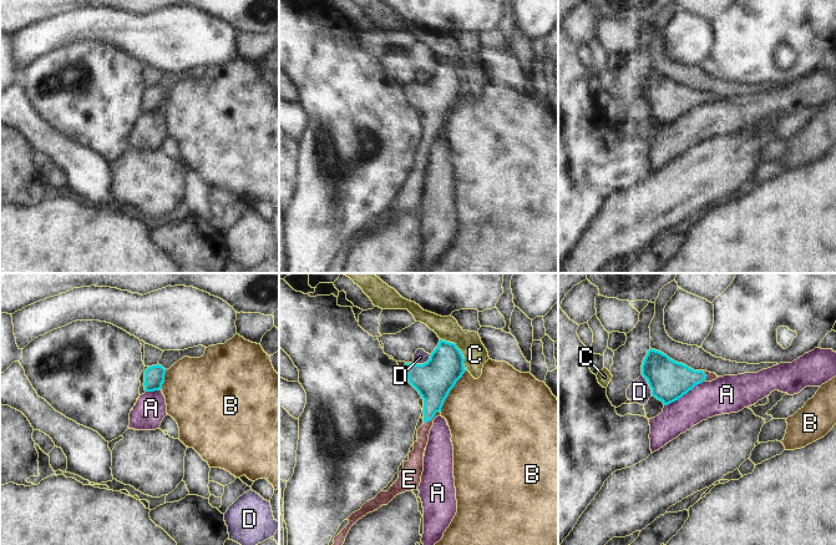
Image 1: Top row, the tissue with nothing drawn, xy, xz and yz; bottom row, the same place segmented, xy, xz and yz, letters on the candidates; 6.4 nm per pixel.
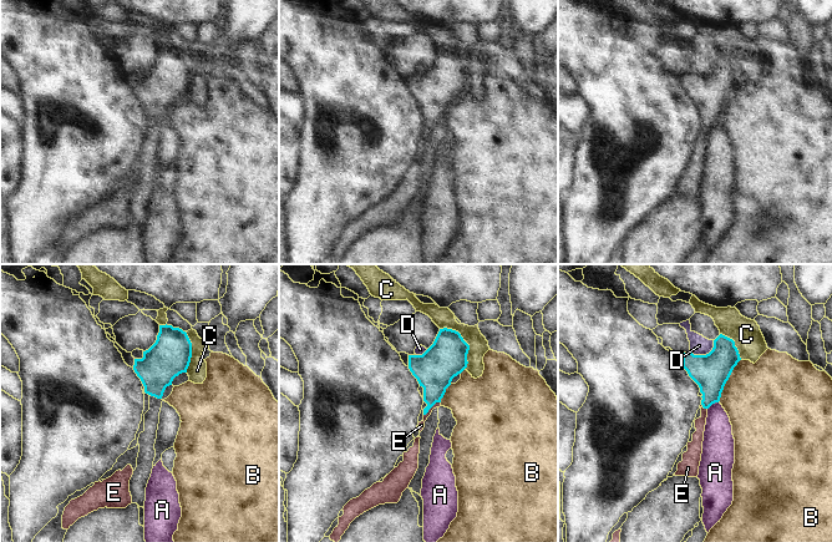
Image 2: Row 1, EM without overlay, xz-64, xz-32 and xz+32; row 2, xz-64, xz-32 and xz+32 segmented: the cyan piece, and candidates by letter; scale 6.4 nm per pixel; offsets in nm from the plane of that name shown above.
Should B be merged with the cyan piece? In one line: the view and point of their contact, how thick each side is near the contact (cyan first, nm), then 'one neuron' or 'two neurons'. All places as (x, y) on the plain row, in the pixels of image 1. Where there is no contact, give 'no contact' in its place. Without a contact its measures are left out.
meets cyan in xz at (450, 110); 260 nm thick on the cyan side, 440 nm on the other; two neurons

